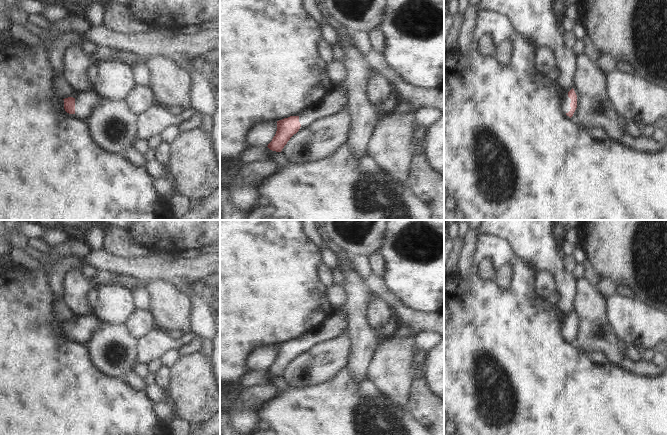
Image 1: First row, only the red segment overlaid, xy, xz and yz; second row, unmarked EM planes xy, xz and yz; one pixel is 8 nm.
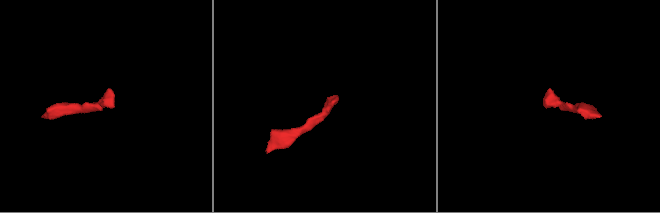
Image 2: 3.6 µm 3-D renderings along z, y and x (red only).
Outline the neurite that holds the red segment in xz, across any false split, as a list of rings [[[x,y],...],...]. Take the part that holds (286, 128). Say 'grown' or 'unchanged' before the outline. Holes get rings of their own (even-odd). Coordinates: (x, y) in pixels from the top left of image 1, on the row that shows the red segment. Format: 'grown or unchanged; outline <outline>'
grown; outline [[[334,87],[318,104],[304,110],[299,116],[290,116],[277,121],[277,131],[268,148],[281,152],[290,138],[301,126],[308,126],[314,121],[340,112],[345,108],[346,101],[342,90]]]

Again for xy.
grown; outline [[[93,90],[79,92],[75,98],[68,97],[64,100],[64,109],[69,114],[77,114],[82,120],[87,121],[92,117],[93,112],[102,103],[102,98]]]

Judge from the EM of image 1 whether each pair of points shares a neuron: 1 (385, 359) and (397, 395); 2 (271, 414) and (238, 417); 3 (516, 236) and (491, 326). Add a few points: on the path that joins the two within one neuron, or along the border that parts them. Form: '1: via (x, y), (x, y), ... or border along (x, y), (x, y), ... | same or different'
1: via (389, 368), (389, 373), (396, 386) | same
2: border along (273, 397), (258, 411), (259, 419) | different
3: border along (492, 236), (505, 239), (513, 252), (529, 265) | different

